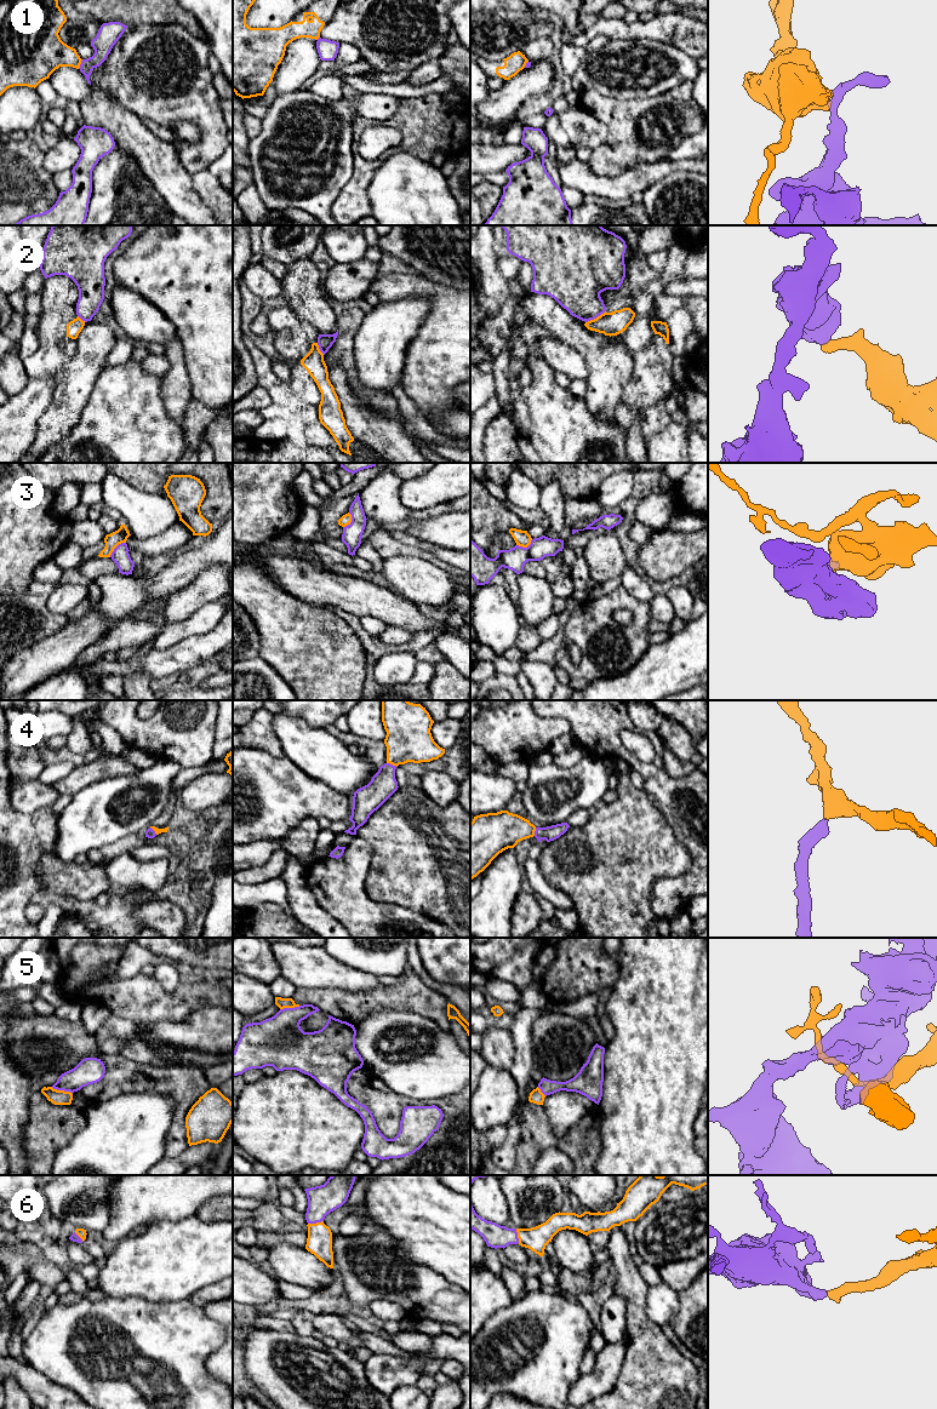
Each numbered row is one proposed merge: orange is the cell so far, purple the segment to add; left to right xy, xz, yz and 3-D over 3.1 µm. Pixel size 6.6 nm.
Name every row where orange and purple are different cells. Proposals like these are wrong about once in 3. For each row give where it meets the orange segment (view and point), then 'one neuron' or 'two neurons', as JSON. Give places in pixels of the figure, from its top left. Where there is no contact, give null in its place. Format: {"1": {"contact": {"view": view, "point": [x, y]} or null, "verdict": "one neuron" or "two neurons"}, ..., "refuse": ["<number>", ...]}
{"1": {"contact": {"view": "xy", "point": [80, 63]}, "verdict": "two neurons"}, "2": {"contact": {"view": "yz", "point": [596, 318]}, "verdict": "two neurons"}, "3": {"contact": {"view": "xy", "point": [115, 547]}, "verdict": "two neurons"}, "4": {"contact": {"view": "xz", "point": [392, 763]}, "verdict": "one neuron"}, "5": {"contact": {"view": "xy", "point": [62, 1090]}, "verdict": "two neurons"}, "6": {"contact": {"view": "xz", "point": [315, 1224]}, "verdict": "one neuron"}, "refuse": ["1", "2", "3", "5"]}

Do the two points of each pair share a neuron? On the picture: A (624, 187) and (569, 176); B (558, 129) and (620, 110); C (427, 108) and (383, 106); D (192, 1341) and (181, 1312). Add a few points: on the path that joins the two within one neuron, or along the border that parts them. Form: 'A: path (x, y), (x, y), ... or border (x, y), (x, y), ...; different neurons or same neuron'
A: path (611, 187), (590, 184), (582, 178); same neuron
B: border (580, 106), (607, 127), (607, 138), (601, 145); different neurons
C: border (403, 99), (393, 116), (372, 120); different neurons
D: path (184, 1334), (181, 1330), (181, 1319); same neuron

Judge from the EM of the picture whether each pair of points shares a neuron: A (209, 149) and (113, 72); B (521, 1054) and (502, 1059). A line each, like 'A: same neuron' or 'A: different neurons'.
A: same neuron
B: different neurons

